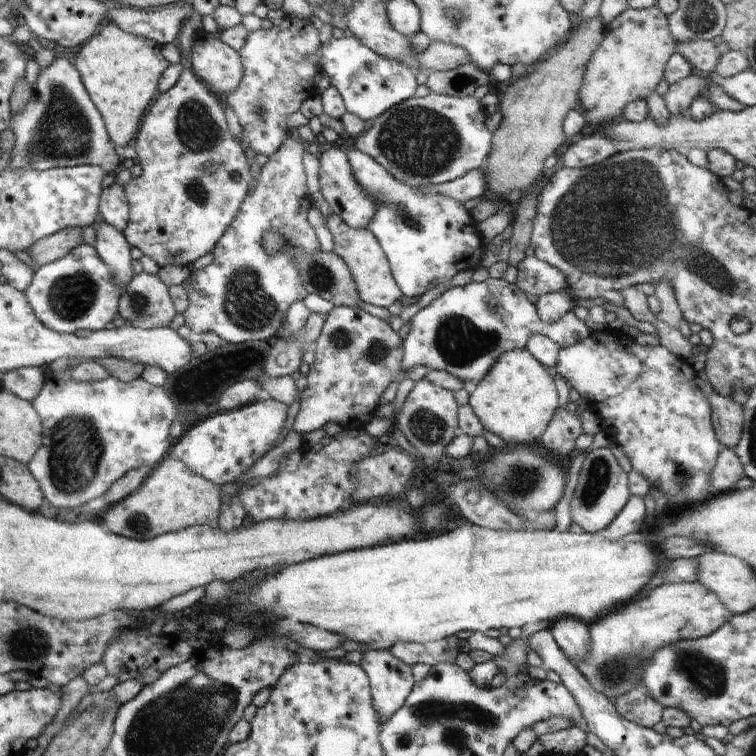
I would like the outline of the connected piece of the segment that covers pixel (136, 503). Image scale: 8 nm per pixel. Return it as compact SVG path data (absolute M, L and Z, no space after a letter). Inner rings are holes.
M174 457L166 458L164 464L146 478L137 494L132 494L108 508L104 522L108 530L116 535L135 540L151 540L168 533L184 531L196 525L218 527L220 492L206 477L191 472L186 465Z

